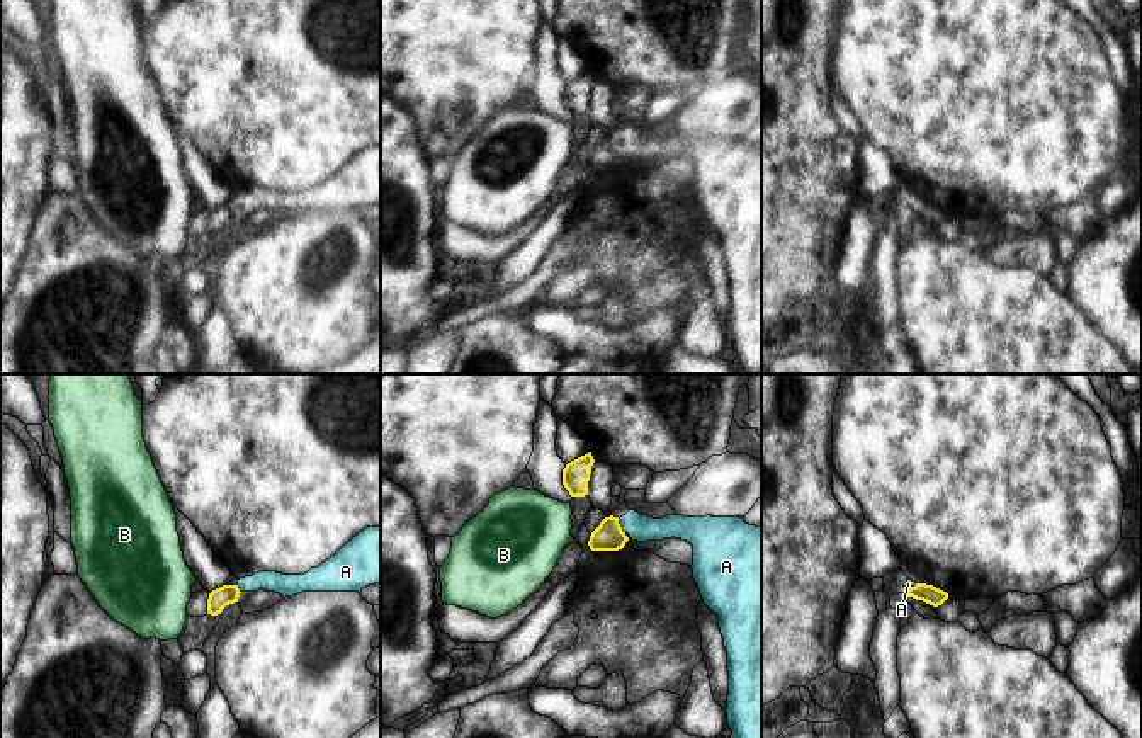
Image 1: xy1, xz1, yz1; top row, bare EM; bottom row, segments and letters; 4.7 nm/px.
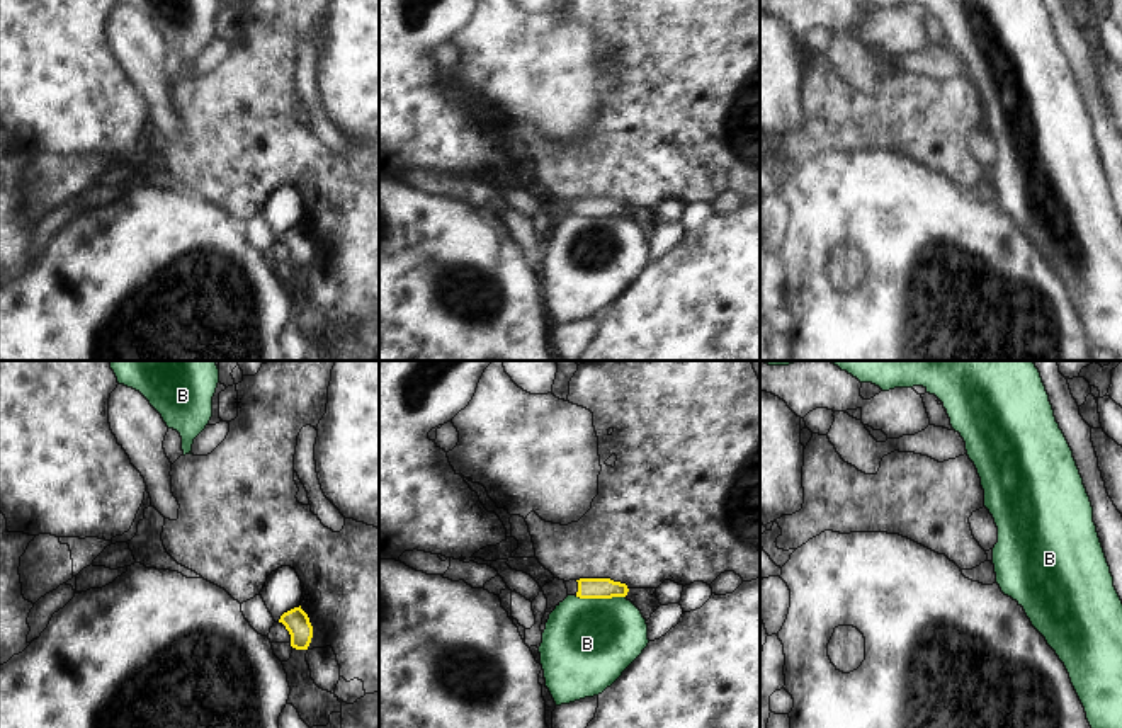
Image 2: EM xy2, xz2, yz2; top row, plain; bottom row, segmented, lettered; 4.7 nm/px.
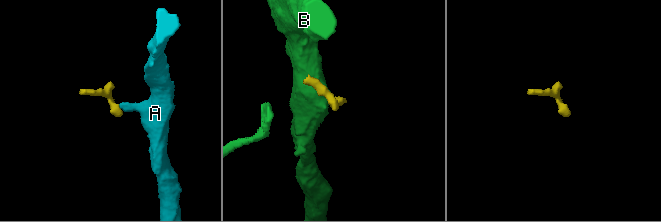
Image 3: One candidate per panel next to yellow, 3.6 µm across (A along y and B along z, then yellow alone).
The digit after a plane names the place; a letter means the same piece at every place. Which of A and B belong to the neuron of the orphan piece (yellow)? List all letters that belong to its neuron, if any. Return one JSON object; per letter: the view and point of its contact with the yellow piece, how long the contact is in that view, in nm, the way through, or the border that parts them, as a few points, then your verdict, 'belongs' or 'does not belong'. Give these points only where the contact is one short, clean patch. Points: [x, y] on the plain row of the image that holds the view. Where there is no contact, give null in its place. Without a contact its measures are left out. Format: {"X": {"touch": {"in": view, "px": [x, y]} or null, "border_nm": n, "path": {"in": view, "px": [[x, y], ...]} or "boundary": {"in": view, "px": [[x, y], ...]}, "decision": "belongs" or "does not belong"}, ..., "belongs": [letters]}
{"A": {"touch": {"in": "xz1", "px": [619, 145]}, "border_nm": 80, "boundary": {"in": "xz1", "px": [[617, 138], [624, 152]]}, "decision": "does not belong"}, "B": {"touch": {"in": "xz2", "px": [600, 216]}, "border_nm": 240, "boundary": {"in": "xz2", "px": [[575, 215], [624, 216]]}, "decision": "does not belong"}, "belongs": []}

